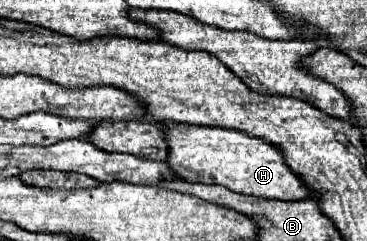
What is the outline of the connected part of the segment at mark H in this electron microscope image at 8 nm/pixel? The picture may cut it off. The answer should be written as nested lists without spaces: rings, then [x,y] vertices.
[[[174,122],[162,124],[166,124],[166,140],[170,144],[166,162],[174,168],[174,172],[178,172],[180,178],[188,182],[218,184],[240,194],[278,200],[304,200],[318,196],[288,168],[282,150],[268,140],[228,128],[186,126]]]

